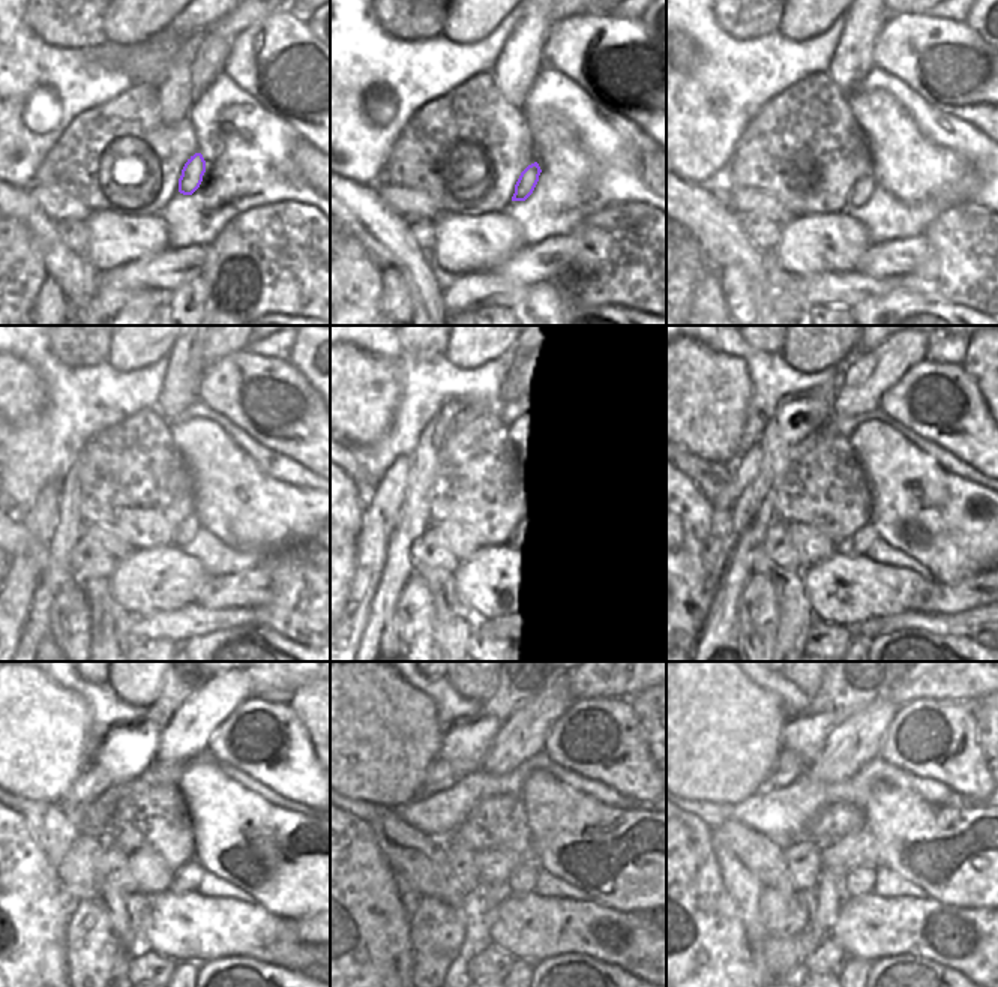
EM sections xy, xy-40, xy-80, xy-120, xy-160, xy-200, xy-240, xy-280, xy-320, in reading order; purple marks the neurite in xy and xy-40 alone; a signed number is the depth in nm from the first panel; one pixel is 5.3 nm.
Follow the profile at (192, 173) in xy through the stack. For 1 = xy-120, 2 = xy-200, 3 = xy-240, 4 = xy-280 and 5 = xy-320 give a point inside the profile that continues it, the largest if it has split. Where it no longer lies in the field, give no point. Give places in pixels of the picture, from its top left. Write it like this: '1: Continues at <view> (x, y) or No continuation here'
1: Continues at xy-120 (185, 533)
2: Continues at xy-200 (860, 542)
3: Continues at xy-240 (188, 878)
4: Continues at xy-280 (524, 878)
5: Continues at xy-320 (860, 881)

